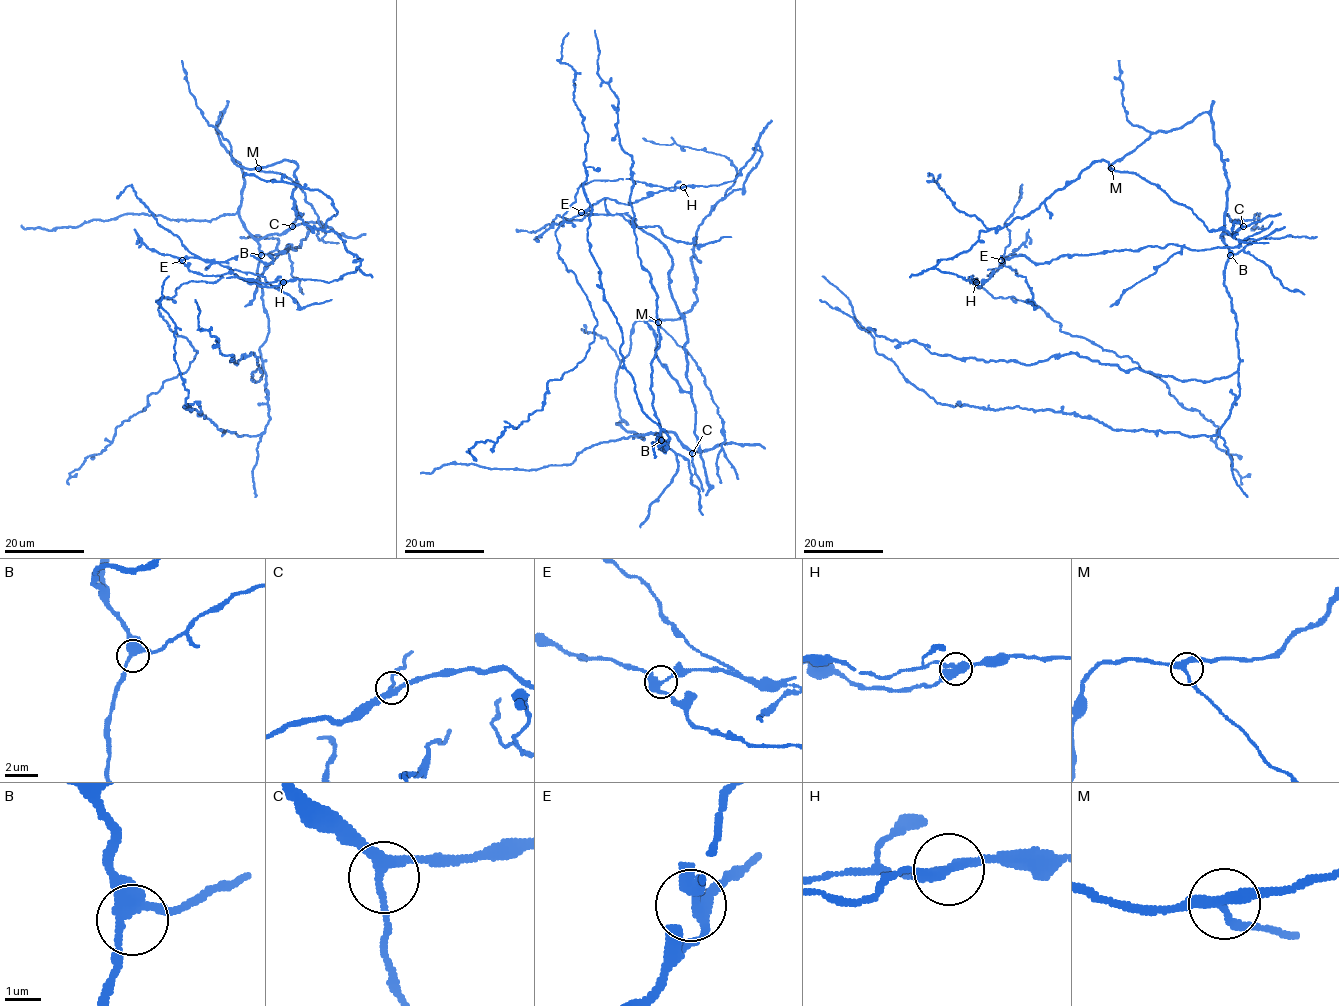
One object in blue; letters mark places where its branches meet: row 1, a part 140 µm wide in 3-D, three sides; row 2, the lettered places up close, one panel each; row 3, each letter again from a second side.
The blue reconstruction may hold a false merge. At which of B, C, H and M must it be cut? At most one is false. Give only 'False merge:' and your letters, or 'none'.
False merge: H

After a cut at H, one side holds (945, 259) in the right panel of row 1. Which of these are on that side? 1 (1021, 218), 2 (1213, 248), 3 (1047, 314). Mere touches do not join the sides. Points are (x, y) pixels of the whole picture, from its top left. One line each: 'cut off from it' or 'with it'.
1: with it
2: cut off from it
3: with it

